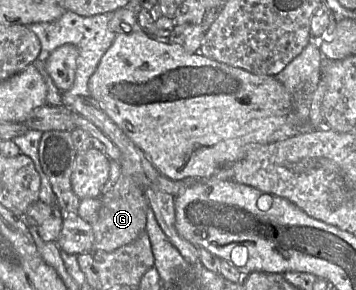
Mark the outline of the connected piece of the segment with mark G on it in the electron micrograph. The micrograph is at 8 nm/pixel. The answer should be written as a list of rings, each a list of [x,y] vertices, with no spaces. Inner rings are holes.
[[[91,96],[76,97],[69,107],[85,119],[92,122],[103,132],[121,151],[121,174],[113,184],[110,191],[101,195],[101,208],[97,221],[92,224],[94,251],[111,252],[134,241],[146,226],[146,211],[149,207],[144,188],[159,189],[173,197],[190,182],[186,180],[175,181],[163,176],[150,162],[146,154],[136,146],[132,140],[115,124],[102,109],[100,103]]]

